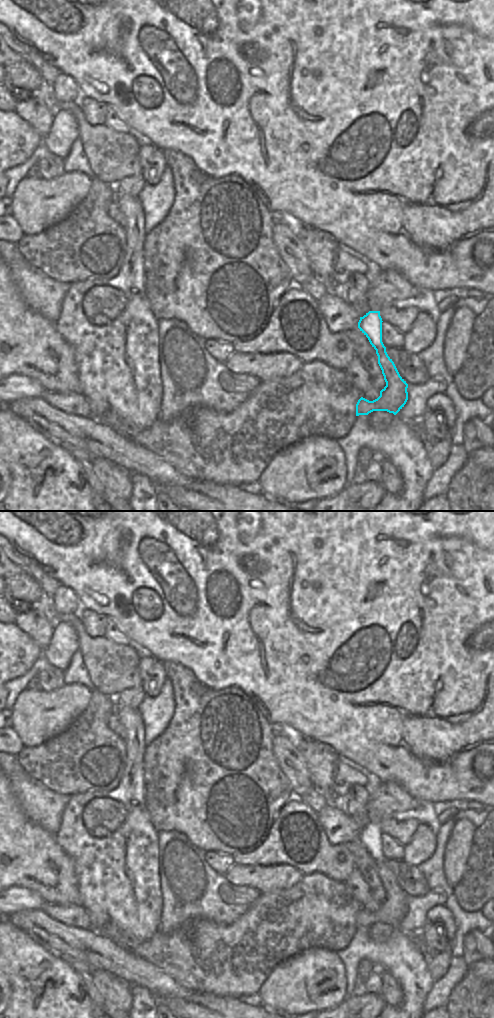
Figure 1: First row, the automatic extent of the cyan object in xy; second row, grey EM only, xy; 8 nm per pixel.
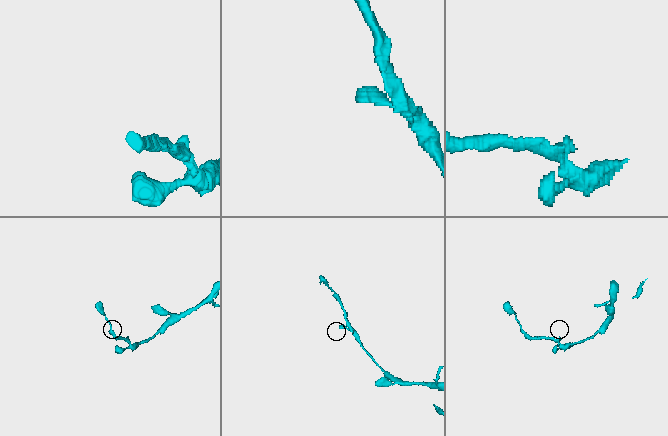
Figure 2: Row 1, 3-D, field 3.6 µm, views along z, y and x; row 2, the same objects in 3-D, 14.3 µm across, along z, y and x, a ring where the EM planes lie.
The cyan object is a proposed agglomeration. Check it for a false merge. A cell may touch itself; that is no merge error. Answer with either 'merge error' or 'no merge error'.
no merge error

